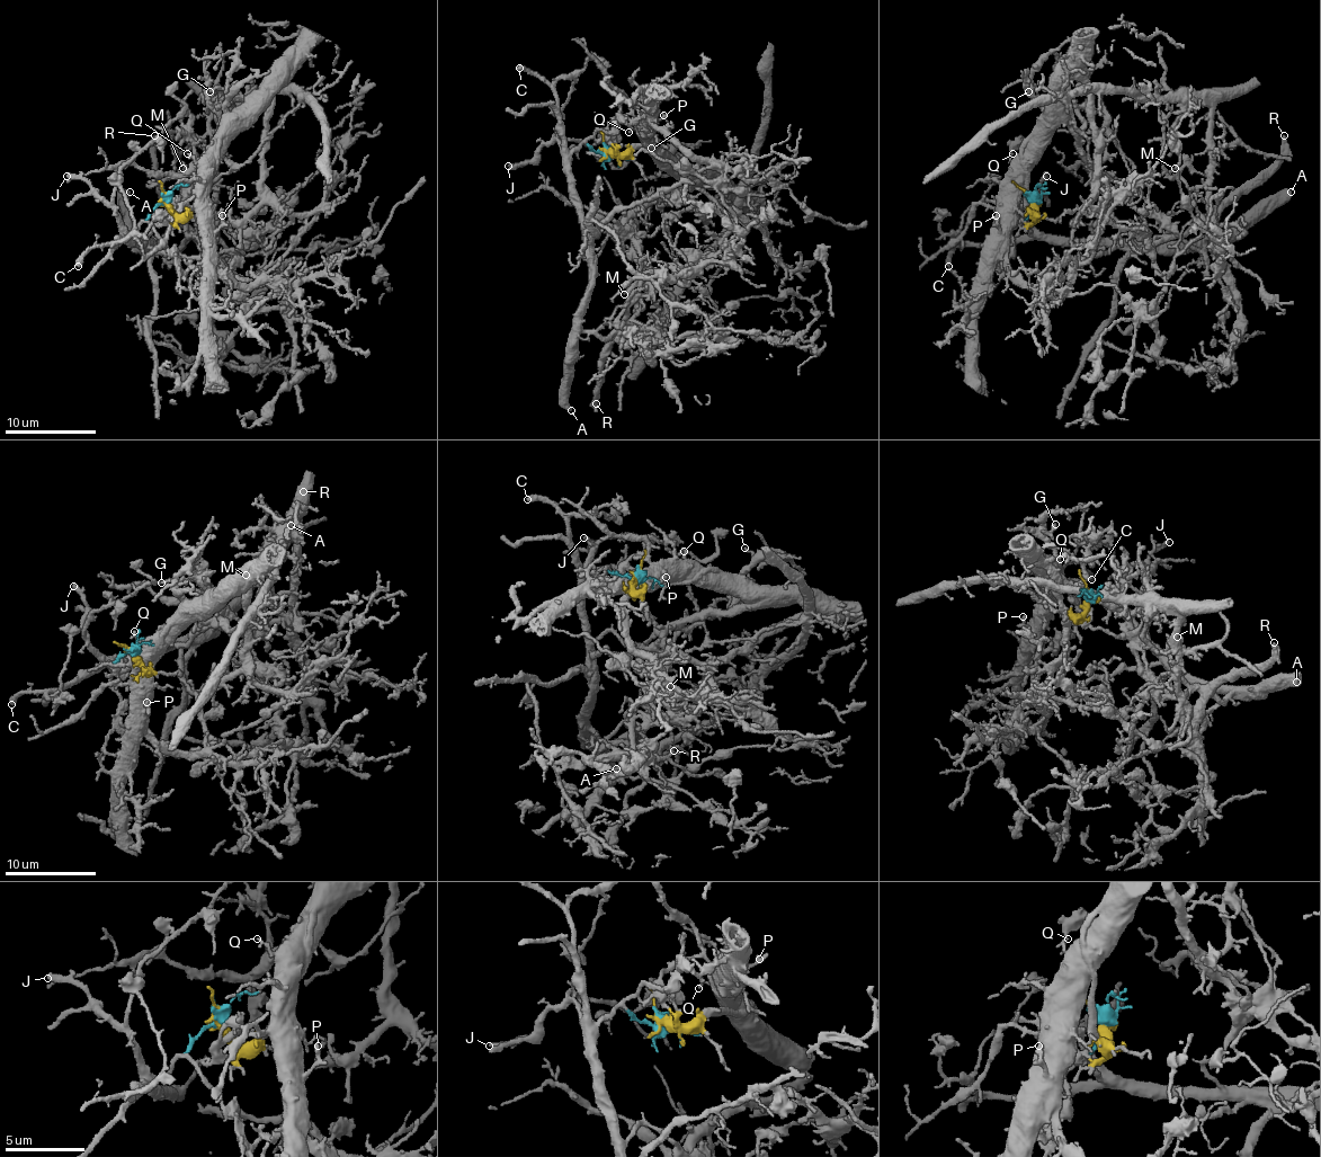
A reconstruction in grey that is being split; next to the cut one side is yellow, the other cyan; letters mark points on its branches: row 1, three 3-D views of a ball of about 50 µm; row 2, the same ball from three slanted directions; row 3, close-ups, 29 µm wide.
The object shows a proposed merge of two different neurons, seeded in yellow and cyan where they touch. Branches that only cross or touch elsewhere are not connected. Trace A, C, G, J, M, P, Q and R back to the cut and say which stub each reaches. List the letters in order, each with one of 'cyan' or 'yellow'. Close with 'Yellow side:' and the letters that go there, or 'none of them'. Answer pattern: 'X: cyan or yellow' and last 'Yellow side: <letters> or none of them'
A: cyan
C: cyan
G: yellow
J: cyan
M: cyan
P: yellow
Q: yellow
R: cyan
Yellow side: G, P, Q

